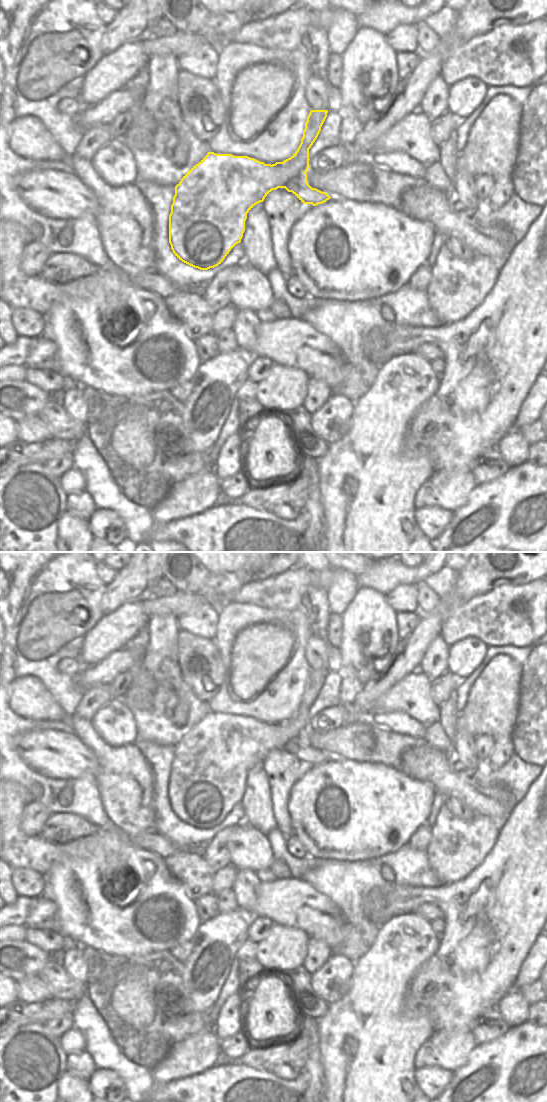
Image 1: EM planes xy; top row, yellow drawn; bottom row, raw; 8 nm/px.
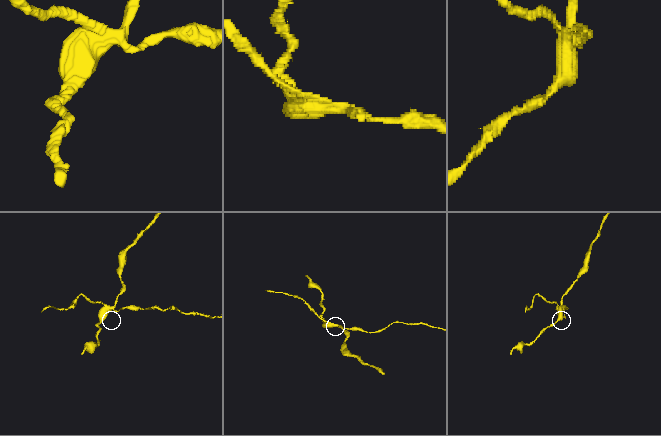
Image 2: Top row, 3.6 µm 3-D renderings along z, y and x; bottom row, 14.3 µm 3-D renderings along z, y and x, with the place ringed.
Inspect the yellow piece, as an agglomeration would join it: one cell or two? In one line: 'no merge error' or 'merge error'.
merge error

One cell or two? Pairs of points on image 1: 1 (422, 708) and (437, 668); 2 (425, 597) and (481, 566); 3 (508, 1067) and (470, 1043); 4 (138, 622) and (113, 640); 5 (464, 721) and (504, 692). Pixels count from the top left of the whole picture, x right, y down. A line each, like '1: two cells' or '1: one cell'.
1: two cells
2: two cells
3: two cells
4: one cell
5: one cell

